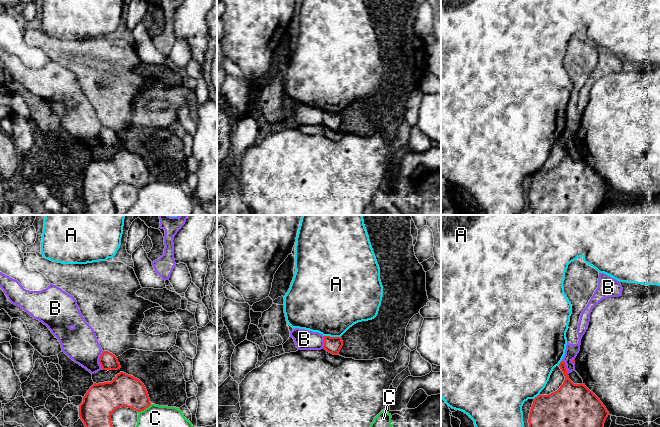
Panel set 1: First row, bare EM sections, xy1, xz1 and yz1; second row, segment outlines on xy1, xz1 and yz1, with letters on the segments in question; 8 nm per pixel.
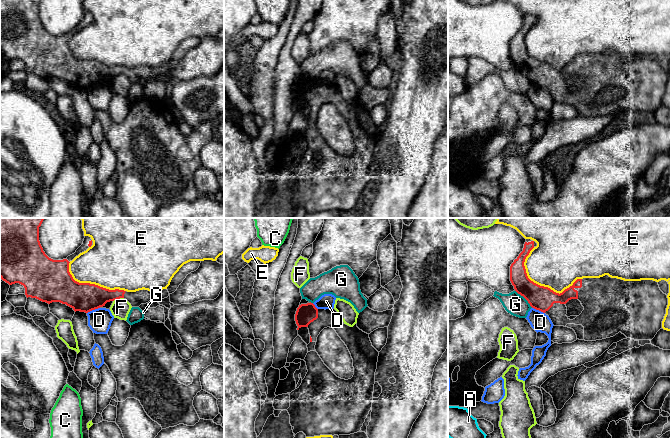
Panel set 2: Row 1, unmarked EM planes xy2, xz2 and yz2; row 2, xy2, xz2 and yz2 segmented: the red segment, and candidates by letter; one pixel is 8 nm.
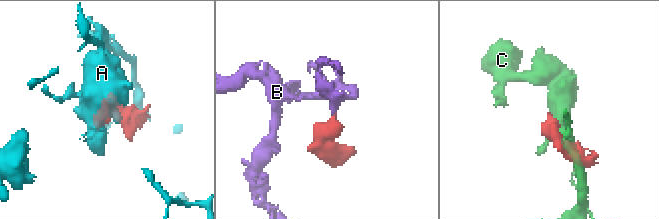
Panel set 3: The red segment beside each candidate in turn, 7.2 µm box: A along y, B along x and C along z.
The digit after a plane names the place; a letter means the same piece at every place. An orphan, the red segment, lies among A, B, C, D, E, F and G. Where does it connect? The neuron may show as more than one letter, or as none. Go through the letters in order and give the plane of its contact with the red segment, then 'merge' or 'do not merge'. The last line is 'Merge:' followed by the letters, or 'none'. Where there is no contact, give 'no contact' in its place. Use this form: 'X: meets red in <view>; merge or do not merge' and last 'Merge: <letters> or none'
A: meets red in xz1; do not merge
B: meets red in xy1; do not merge
C: meets red in xy1; do not merge
D: meets red in xy2; do not merge
E: meets red in yz2; do not merge
F: meets red in xy2; do not merge
G: meets red in yz2; do not merge
Merge: none

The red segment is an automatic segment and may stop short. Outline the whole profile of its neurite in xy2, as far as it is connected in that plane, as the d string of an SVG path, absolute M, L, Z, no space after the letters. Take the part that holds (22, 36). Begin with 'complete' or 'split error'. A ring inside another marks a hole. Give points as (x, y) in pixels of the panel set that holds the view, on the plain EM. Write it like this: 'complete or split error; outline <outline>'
split error; outline M0 0L0 54L9 61L19 59L25 64L26 73L36 74L48 80L60 78L71 83L75 88L88 89L98 84L110 83L114 76L124 74L132 83L146 80L153 74L148 66L127 68L109 66L90 59L75 57L69 48L69 37L49 34L39 17L41 0Z

